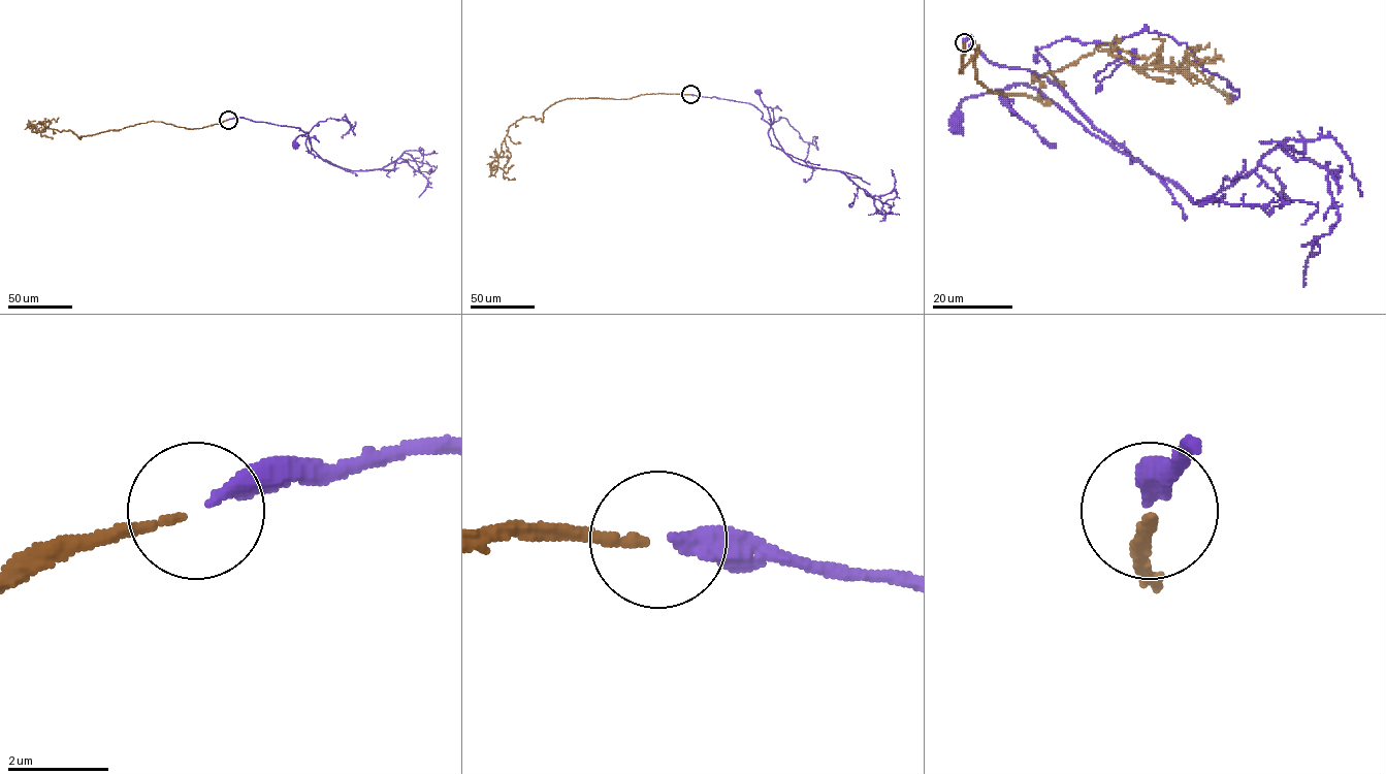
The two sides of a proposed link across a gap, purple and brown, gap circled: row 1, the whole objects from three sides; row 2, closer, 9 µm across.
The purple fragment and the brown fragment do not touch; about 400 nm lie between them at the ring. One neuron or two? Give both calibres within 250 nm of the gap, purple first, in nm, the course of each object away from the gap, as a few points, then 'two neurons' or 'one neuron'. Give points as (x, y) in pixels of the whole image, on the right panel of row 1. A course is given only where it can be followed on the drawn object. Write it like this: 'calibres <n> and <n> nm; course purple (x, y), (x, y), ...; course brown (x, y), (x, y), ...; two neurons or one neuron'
calibres 280 and 180 nm; course purple (964, 42), (970, 35), (970, 45), (989, 61), (1054, 83), (1139, 162), (1022, 84), (966, 98), (958, 124); course brown (964, 43), (960, 72), (977, 47), (989, 90), (1046, 104), (1032, 76), (1218, 58), (1185, 61), (1198, 44); one neuron

